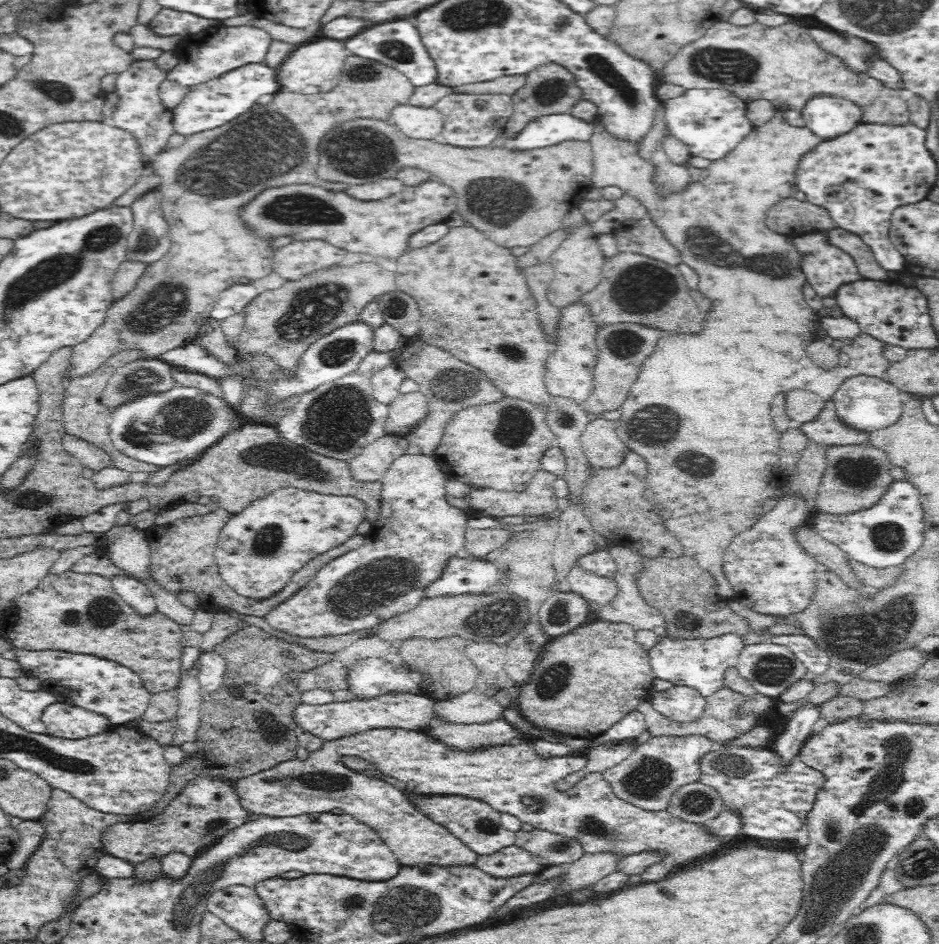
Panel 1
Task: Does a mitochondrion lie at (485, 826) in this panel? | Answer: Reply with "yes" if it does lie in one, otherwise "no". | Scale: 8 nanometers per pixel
yes

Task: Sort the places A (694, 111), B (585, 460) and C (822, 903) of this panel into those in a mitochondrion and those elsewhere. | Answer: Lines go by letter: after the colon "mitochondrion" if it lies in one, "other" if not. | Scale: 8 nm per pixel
A: other
B: other
C: mitochondrion

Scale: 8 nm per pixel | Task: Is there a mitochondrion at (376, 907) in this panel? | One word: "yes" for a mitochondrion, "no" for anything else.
yes

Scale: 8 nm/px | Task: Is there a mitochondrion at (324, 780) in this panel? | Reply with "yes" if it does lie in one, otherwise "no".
yes

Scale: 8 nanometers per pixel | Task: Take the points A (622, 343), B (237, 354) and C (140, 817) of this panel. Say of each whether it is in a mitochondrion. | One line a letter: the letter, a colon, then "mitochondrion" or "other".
A: mitochondrion
B: other
C: other

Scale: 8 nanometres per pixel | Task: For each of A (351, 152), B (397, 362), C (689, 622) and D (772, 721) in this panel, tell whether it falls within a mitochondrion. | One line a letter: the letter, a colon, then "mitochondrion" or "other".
A: mitochondrion
B: other
C: mitochondrion
D: other

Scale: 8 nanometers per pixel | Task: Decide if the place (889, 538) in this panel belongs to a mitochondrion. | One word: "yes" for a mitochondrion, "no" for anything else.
yes

